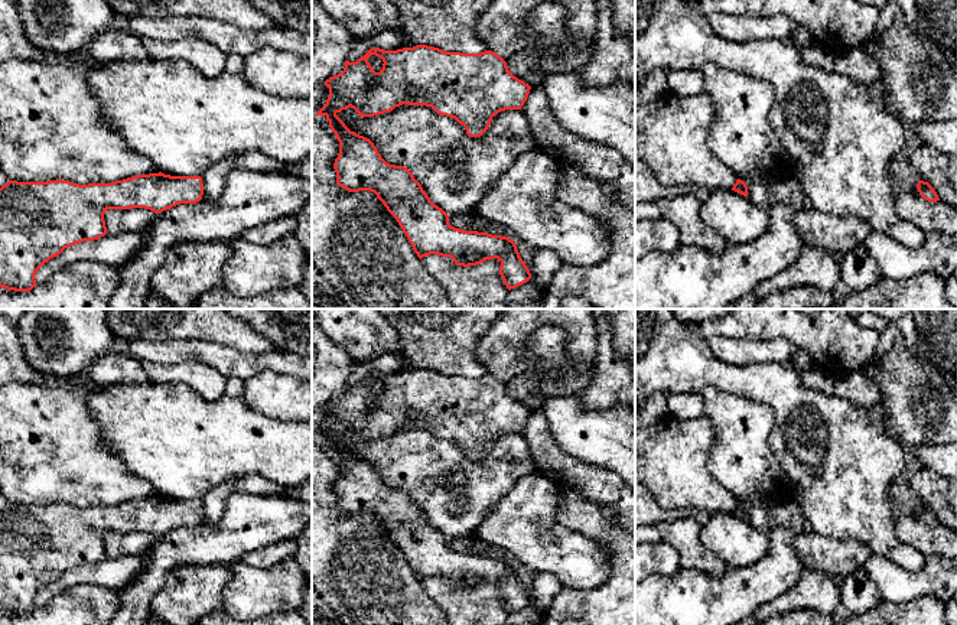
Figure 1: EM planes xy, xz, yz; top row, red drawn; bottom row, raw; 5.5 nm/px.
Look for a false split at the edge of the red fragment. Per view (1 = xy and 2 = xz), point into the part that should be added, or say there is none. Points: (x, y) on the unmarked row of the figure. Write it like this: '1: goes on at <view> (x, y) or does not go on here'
1: does not go on here
2: does not go on here

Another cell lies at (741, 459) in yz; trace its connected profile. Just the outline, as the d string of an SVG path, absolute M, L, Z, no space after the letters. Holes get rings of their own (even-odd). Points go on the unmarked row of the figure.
M715 385L700 394L704 416L715 426L707 465L712 476L738 498L785 494L790 479L769 445L775 426L771 407Z

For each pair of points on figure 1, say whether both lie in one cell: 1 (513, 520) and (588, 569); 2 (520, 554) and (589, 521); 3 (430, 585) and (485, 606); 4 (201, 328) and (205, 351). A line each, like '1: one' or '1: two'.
1: one
2: two
3: one
4: two

